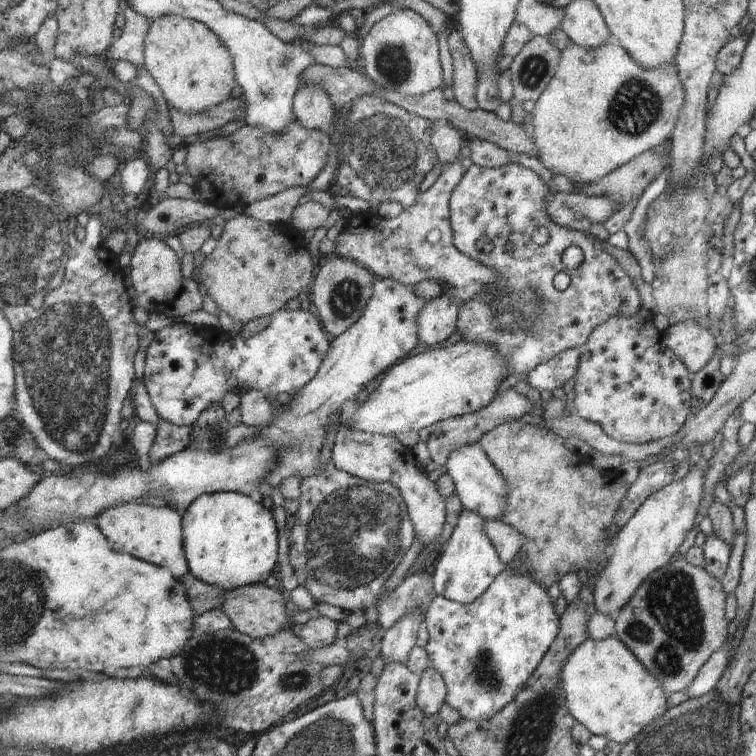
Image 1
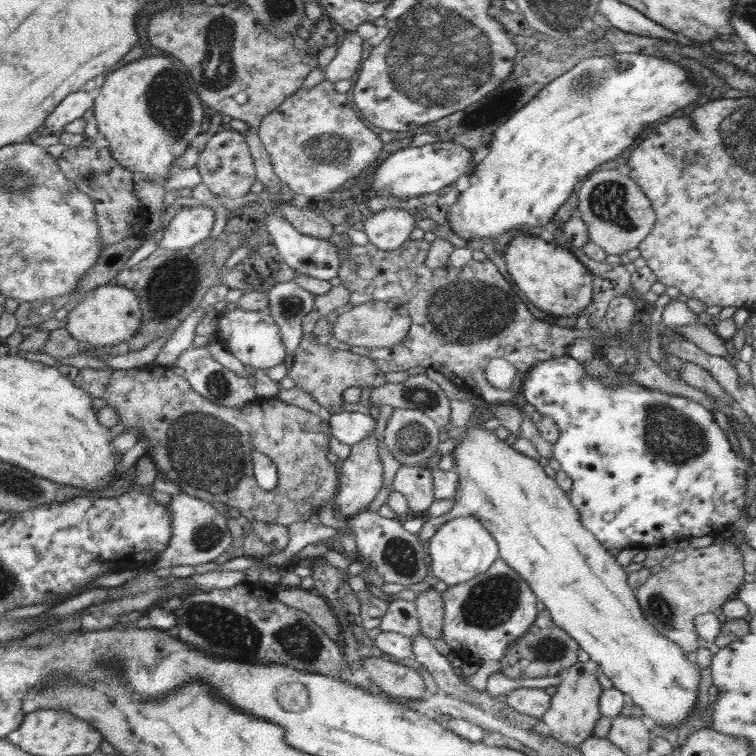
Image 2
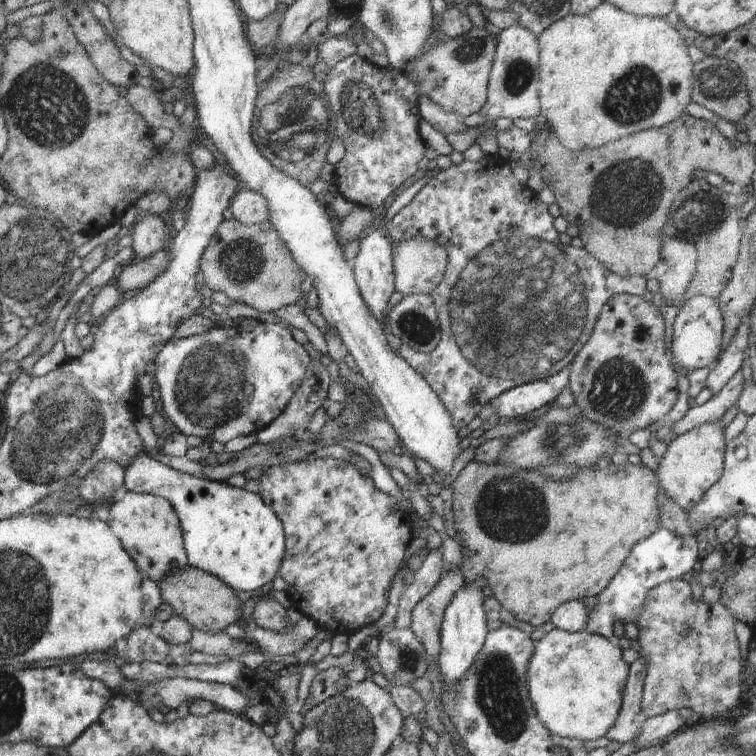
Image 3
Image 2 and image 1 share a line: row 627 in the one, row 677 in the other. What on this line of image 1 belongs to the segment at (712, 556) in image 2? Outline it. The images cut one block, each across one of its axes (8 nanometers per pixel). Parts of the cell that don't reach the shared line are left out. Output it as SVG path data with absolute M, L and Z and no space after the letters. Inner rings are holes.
M676 557L667 566L652 572L640 584L632 599L615 615L616 638L619 639L651 675L656 683L671 694L686 689L706 665L729 640L726 620L726 595L720 580L711 577L702 567L689 564L683 557Z

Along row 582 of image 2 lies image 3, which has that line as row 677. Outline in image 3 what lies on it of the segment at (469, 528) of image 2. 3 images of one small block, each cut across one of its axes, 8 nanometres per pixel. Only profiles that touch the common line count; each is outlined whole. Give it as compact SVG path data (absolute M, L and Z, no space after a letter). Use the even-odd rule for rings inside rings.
M476 583L462 585L453 594L452 600L444 610L441 624L441 651L439 656L439 670L441 679L446 685L455 685L472 666L474 657L484 646L487 635L487 618L484 610L486 596Z

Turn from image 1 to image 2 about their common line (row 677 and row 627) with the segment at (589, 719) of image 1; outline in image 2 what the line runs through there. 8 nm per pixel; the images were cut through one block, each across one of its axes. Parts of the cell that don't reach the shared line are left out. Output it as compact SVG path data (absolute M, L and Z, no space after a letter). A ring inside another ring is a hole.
M478 423L467 426L466 436L460 439L451 454L454 456L454 472L458 474L460 484L452 494L454 507L447 514L430 516L426 520L418 532L422 544L452 518L476 518L498 543L499 558L530 585L551 620L590 655L600 671L612 681L613 688L624 693L630 704L638 706L638 711L650 716L656 727L668 728L685 722L696 706L700 689L699 669L674 642L663 638L645 620L635 590L627 583L628 573L625 568L584 527L578 510L555 479L546 475L536 459L516 451L506 443L504 436L495 434L490 428L481 428Z

